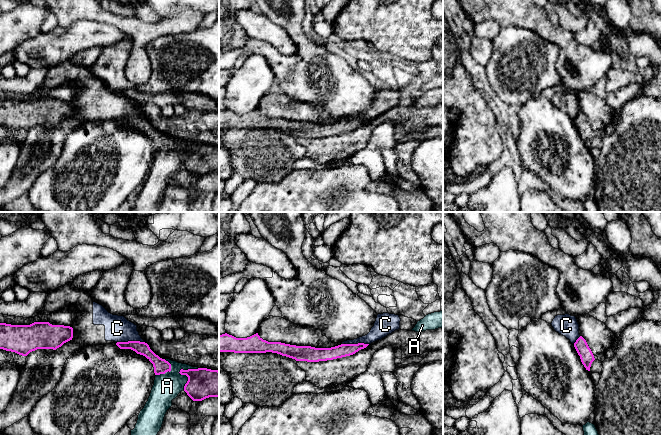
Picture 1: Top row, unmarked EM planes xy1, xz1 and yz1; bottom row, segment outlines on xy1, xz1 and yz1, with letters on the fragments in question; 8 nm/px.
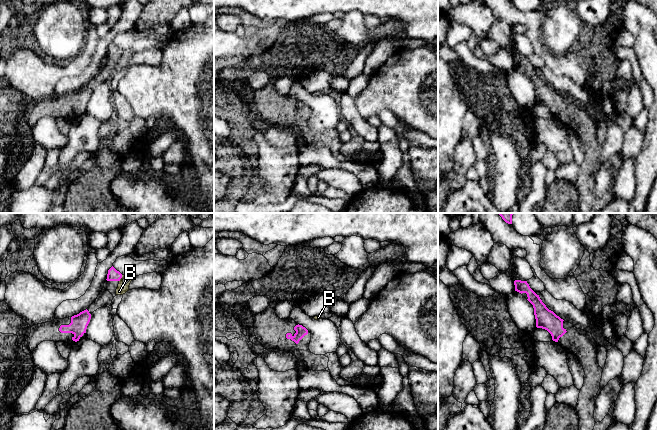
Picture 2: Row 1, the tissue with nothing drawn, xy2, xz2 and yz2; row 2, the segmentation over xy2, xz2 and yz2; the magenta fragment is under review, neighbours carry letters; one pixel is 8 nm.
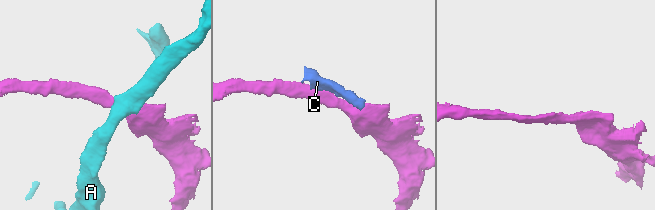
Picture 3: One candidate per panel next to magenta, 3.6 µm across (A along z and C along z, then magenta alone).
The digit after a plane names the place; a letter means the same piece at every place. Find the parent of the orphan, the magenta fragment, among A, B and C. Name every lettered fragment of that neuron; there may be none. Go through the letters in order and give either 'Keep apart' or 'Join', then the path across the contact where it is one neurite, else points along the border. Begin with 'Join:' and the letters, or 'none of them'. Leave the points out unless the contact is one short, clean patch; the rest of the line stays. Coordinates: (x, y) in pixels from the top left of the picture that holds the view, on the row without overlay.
Join: none of them
A: Keep apart
B: Keep apart
C: Keep apart. Boundary: xy1 (144, 117), (117, 118)

